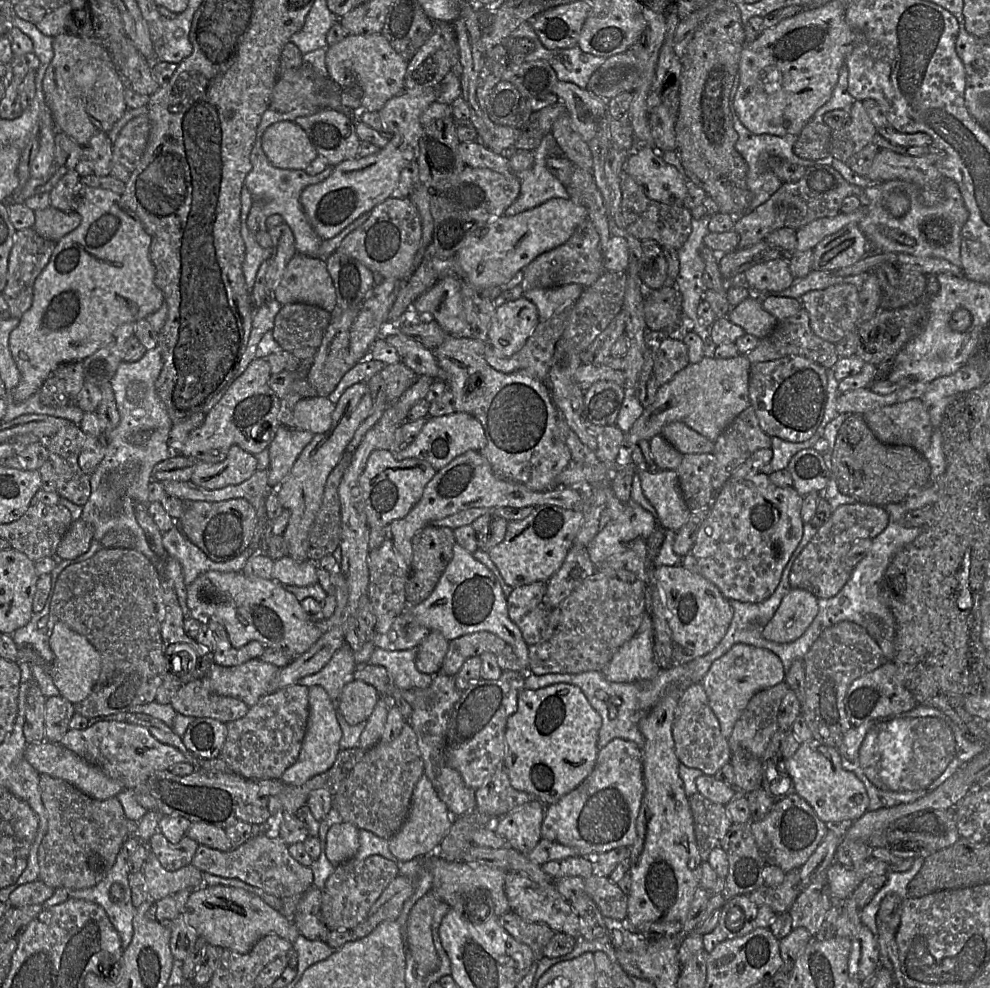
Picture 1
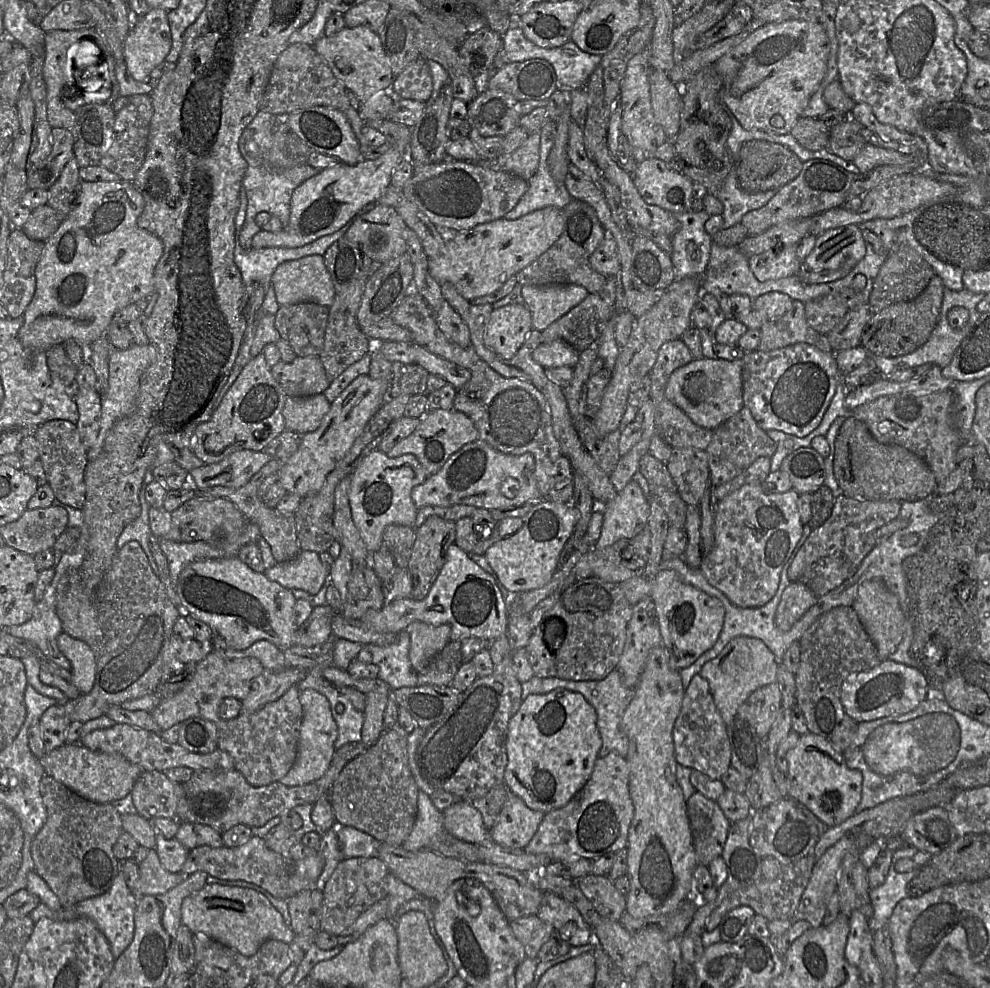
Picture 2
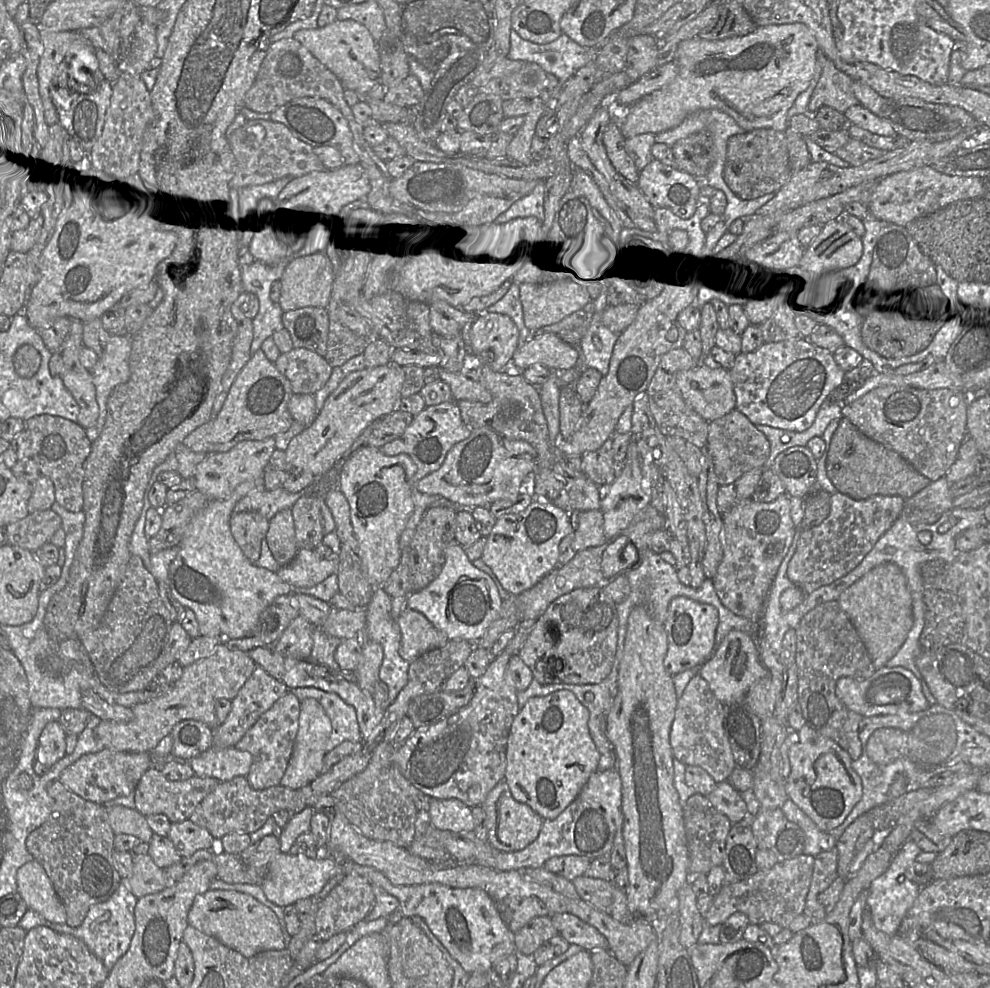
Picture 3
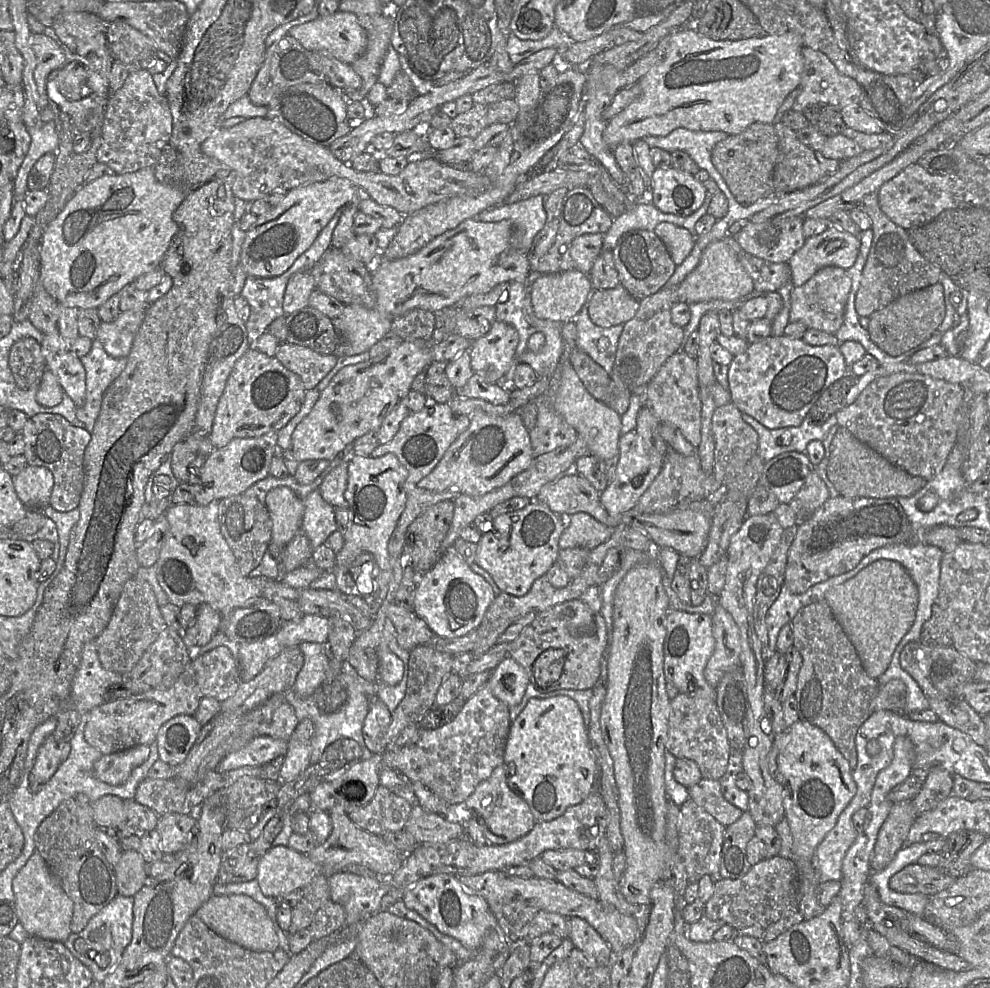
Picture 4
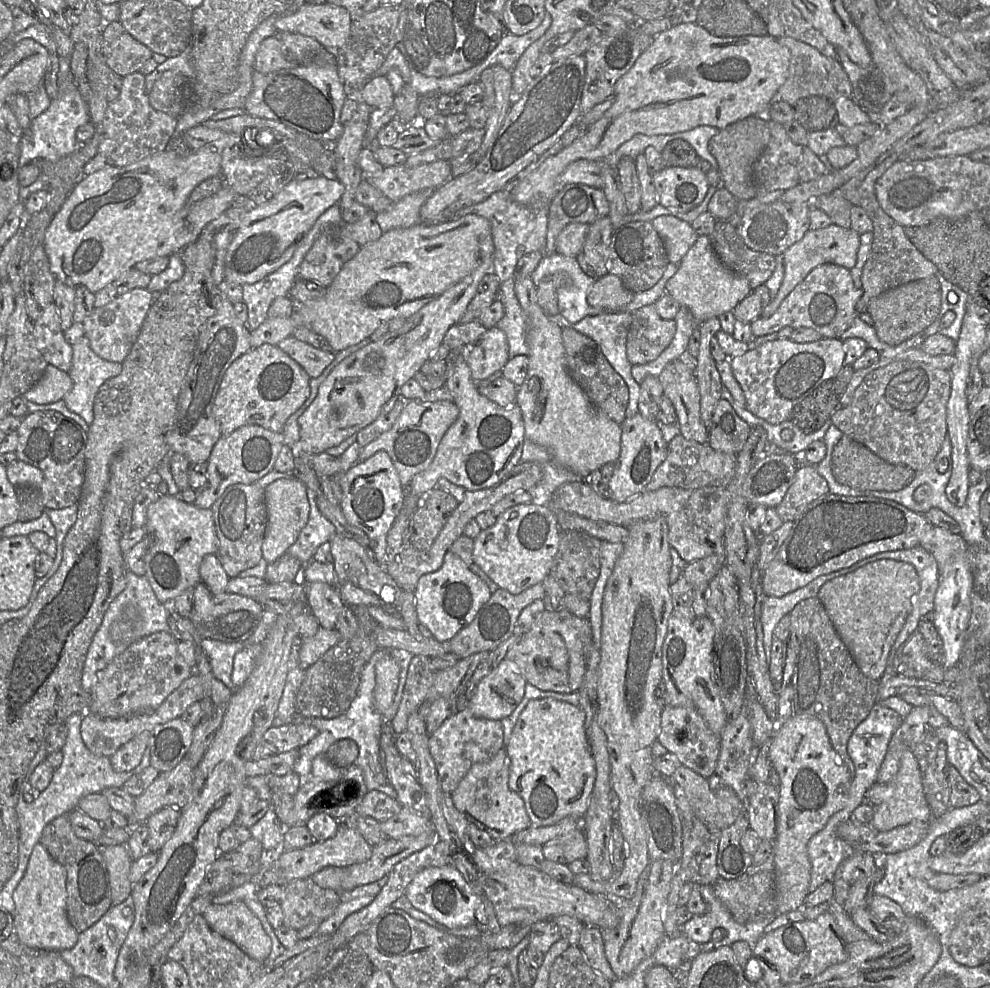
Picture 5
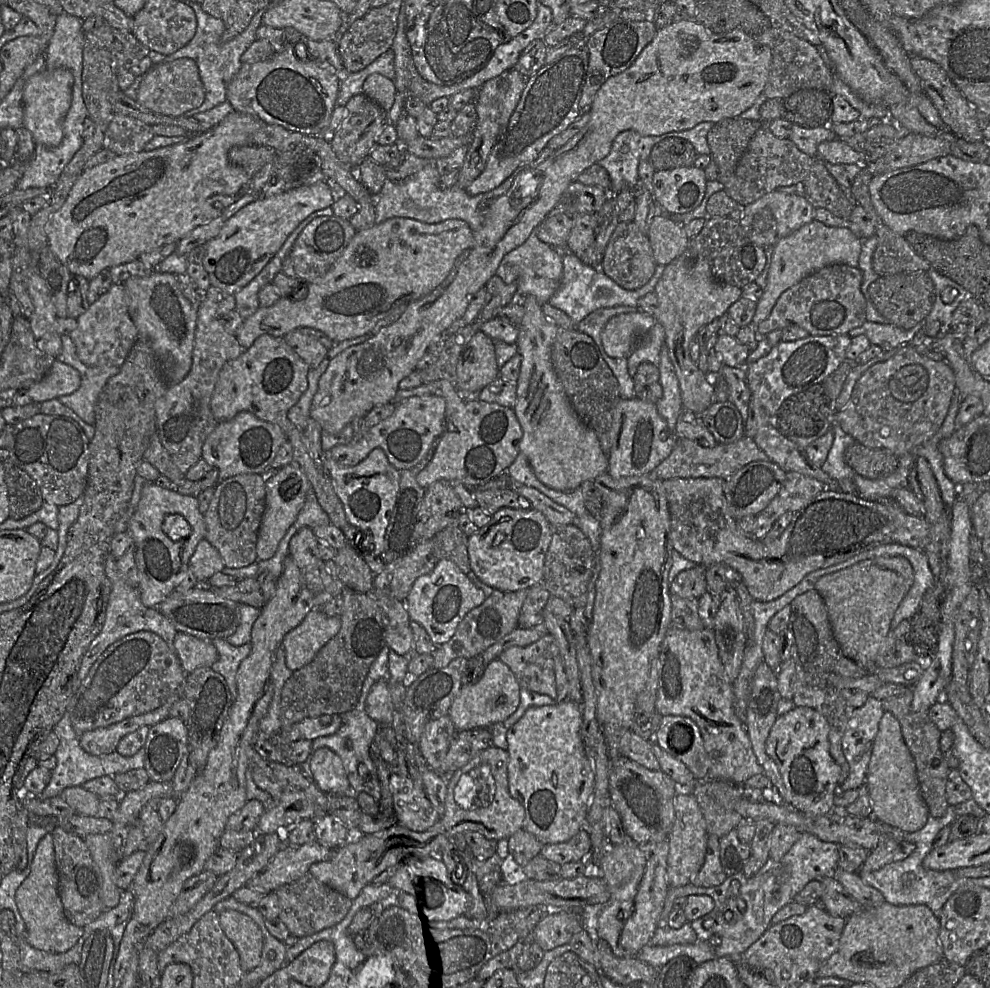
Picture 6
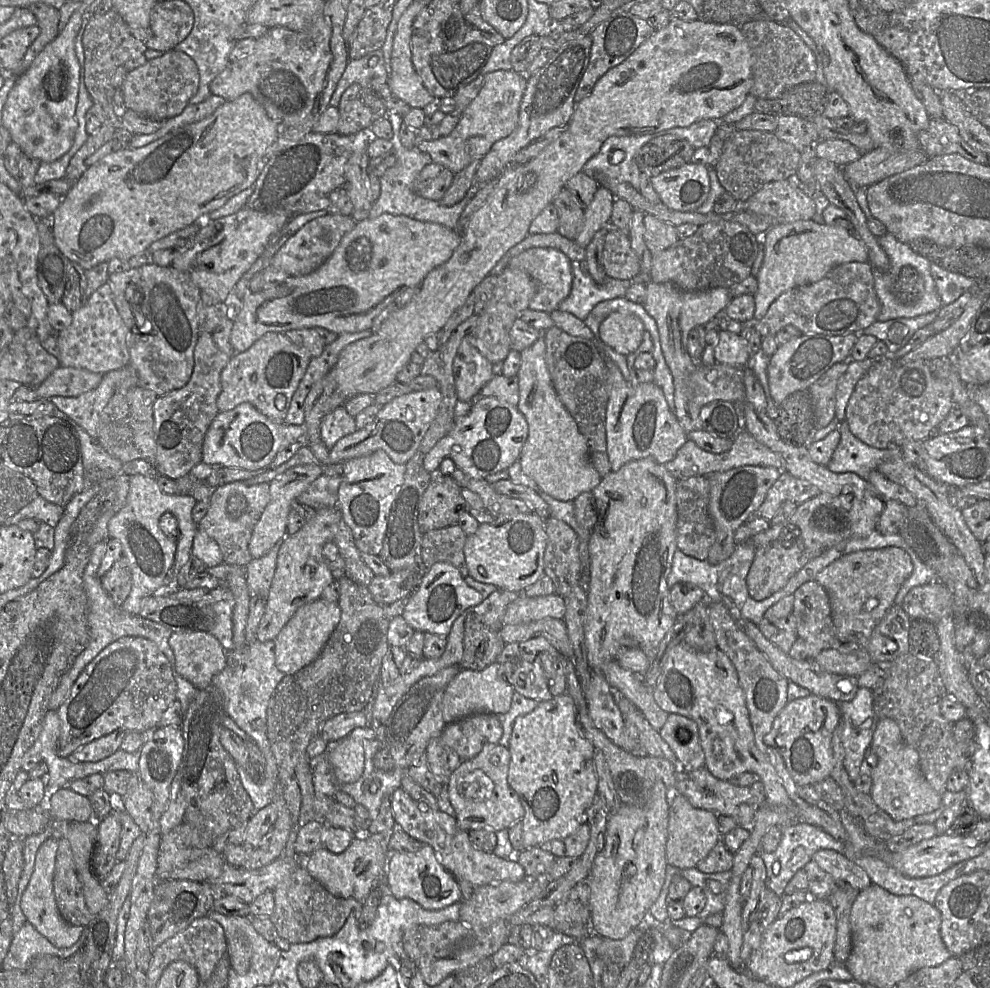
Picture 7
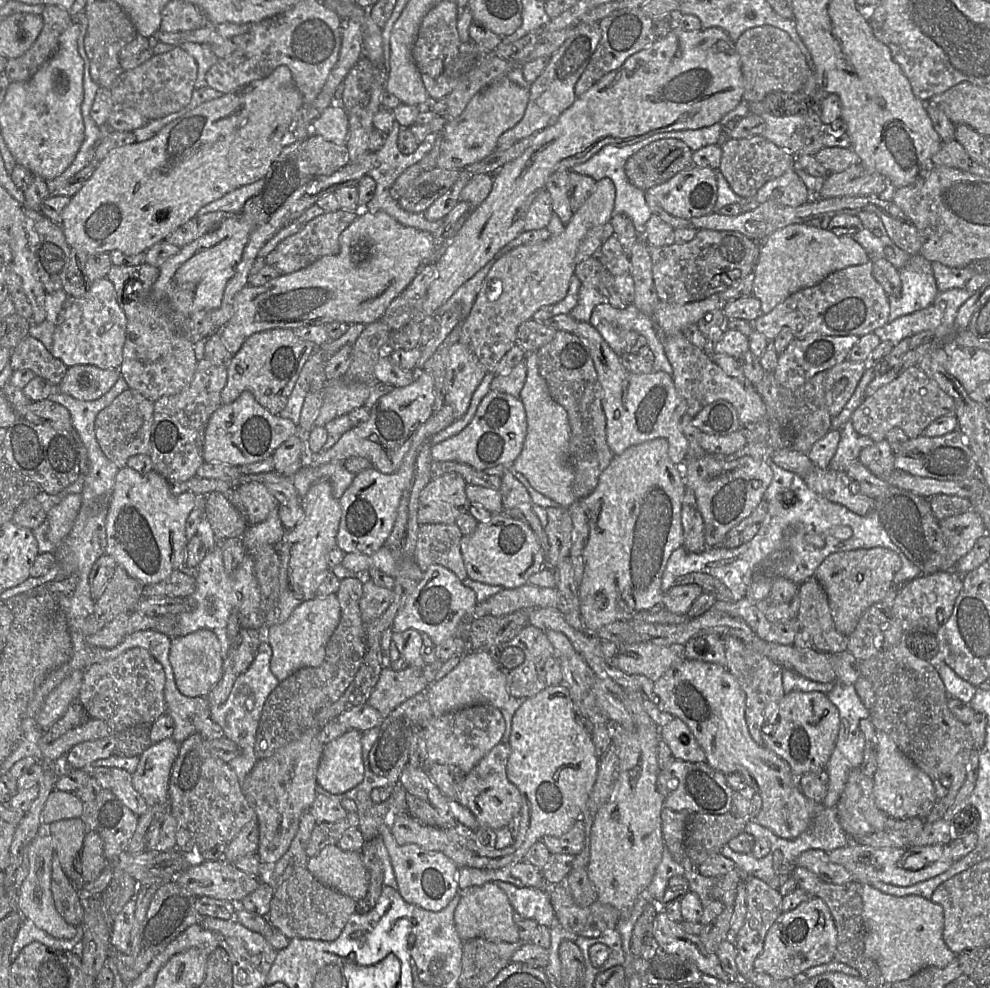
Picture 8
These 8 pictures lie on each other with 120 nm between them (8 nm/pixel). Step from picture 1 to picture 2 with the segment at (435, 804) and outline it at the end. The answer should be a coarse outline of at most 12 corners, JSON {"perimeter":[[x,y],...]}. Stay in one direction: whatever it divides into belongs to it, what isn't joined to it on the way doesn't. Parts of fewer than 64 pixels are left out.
{"perimeter":[[419,790],[417,818],[405,850],[427,849],[444,830],[442,811]]}

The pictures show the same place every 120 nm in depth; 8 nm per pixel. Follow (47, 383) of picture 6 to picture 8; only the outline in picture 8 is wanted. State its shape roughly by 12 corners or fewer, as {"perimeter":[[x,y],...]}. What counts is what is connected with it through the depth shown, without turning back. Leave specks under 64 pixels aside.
{"perimeter":[[68,368],[56,390],[84,401],[100,398],[119,369]]}

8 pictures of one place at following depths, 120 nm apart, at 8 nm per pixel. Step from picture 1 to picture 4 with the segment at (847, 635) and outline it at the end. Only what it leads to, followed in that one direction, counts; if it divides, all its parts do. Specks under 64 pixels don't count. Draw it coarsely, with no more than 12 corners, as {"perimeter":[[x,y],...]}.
{"perimeter":[[827,602],[791,621],[799,720],[853,771],[878,681]]}

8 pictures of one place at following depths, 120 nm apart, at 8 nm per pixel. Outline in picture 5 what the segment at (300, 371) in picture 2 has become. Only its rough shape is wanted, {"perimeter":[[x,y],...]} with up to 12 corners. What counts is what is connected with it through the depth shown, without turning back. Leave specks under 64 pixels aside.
{"perimeter":[[293,336],[278,346],[310,378],[320,376],[336,353]]}

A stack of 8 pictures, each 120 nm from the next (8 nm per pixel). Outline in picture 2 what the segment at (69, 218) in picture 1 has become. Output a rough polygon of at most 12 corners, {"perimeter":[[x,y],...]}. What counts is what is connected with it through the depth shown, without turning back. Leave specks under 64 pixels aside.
{"perimeter":[[45,204],[32,210],[21,229],[45,242],[65,217]]}

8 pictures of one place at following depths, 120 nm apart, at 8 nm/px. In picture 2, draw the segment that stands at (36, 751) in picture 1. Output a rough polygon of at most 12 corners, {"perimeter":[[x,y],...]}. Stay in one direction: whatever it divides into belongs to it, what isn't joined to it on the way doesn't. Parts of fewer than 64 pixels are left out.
{"perimeter":[[65,743],[39,759],[45,774],[95,803],[131,793],[142,768]]}

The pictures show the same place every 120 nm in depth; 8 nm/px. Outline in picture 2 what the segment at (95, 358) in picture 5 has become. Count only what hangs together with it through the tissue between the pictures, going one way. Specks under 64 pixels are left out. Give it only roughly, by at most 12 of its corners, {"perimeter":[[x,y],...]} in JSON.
{"perimeter":[[150,344],[112,349],[101,428],[87,450],[101,453],[118,419],[133,412],[140,377],[154,358]]}

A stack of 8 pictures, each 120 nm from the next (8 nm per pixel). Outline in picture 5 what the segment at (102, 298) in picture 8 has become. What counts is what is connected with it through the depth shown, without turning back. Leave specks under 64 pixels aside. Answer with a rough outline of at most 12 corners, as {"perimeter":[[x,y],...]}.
{"perimeter":[[134,288],[82,322],[91,349],[122,363],[155,295]]}

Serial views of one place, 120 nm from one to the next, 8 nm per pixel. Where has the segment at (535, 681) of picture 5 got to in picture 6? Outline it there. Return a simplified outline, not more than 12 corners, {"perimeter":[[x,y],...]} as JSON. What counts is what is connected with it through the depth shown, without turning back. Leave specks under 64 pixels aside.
{"perimeter":[[555,638],[511,646],[499,659],[521,688],[569,699]]}

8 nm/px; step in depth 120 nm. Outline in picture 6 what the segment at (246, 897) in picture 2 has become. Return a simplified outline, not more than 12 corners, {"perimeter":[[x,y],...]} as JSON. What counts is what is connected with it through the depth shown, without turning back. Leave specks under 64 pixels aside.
{"perimeter":[[236,910],[219,914],[244,972],[262,956],[263,933]]}

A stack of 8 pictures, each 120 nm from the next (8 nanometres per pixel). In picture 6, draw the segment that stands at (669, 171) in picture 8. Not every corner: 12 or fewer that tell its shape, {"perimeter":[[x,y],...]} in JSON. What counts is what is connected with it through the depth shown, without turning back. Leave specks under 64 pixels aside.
{"perimeter":[[670,137],[648,160],[658,171],[694,166],[689,141]]}

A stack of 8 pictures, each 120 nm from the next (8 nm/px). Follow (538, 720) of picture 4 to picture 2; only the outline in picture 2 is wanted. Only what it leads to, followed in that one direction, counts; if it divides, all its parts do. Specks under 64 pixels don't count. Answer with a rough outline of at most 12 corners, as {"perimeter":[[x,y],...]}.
{"perimeter":[[577,691],[510,718],[505,784],[547,813],[588,781],[602,739]]}

